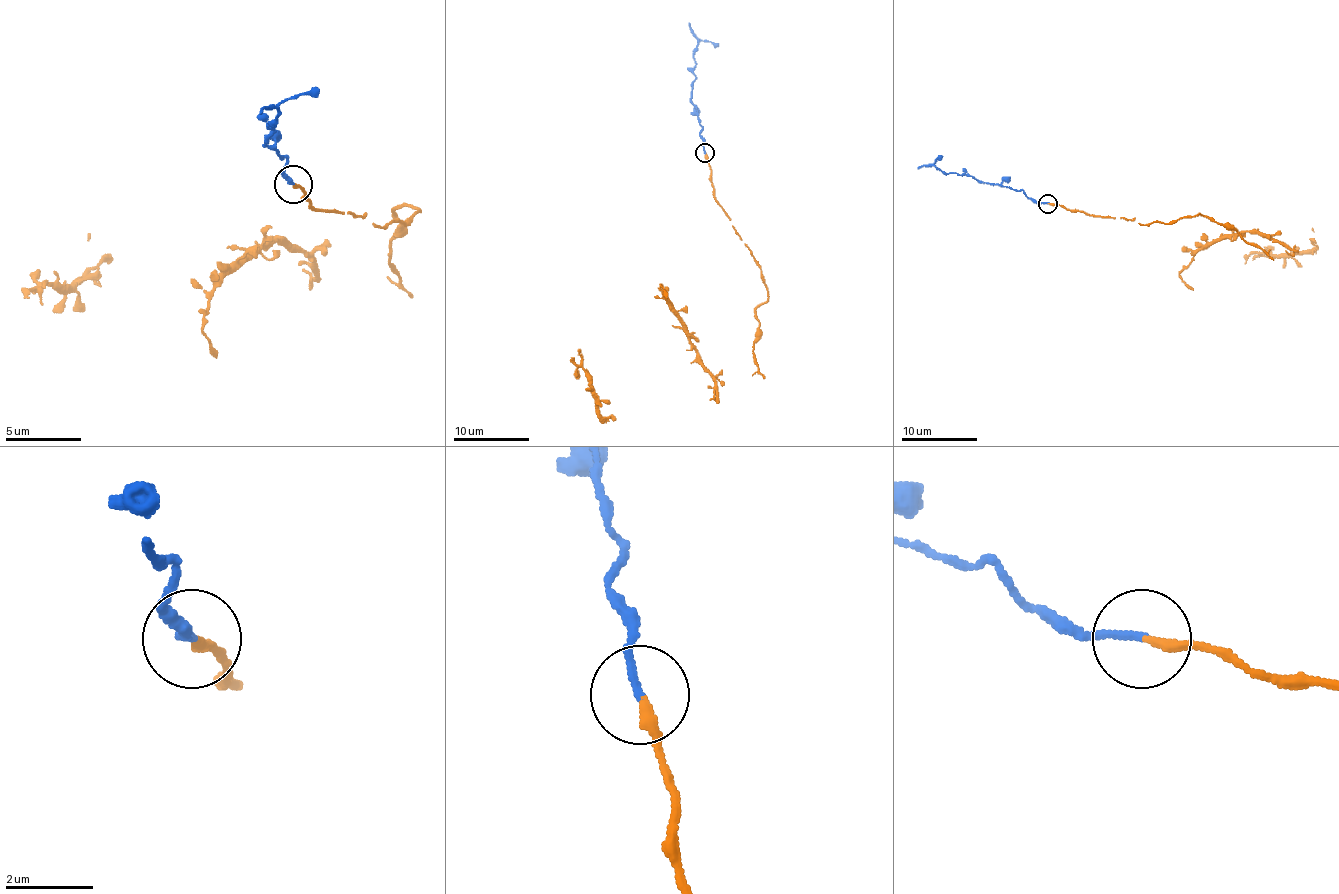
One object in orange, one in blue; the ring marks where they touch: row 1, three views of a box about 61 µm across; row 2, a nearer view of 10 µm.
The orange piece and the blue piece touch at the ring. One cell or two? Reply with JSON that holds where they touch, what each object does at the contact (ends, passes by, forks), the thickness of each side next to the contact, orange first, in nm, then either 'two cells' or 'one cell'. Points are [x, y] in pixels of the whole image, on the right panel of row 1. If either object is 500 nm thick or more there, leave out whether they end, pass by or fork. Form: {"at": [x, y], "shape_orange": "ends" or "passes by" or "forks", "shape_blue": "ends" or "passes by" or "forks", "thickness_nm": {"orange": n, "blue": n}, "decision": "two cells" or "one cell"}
{"at": [1048, 203], "shape_orange": "ends", "shape_blue": "ends", "thickness_nm": {"orange": 240, "blue": 170}, "decision": "two cells"}

